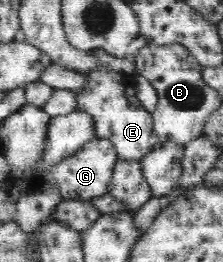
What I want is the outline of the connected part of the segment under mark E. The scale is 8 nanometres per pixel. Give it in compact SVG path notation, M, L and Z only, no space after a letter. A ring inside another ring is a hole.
M93 68L87 73L87 81L77 93L77 108L93 117L95 138L109 139L115 145L118 161L141 160L159 142L153 130L152 114L138 99L132 76L111 70Z

